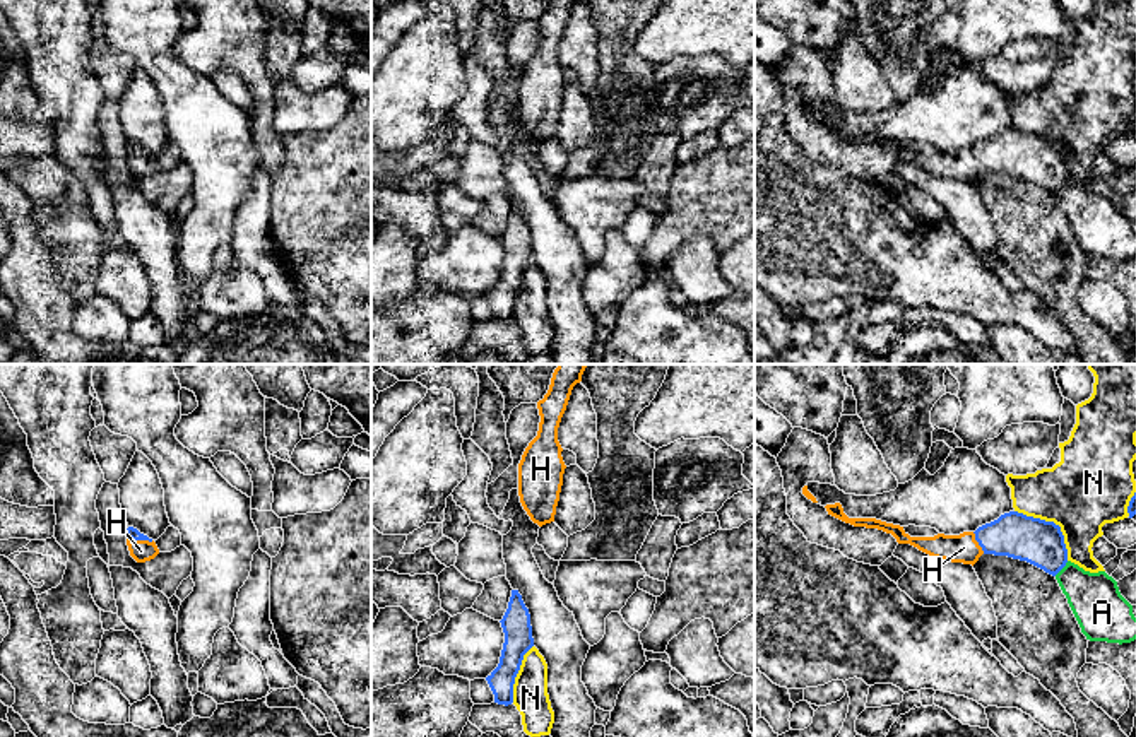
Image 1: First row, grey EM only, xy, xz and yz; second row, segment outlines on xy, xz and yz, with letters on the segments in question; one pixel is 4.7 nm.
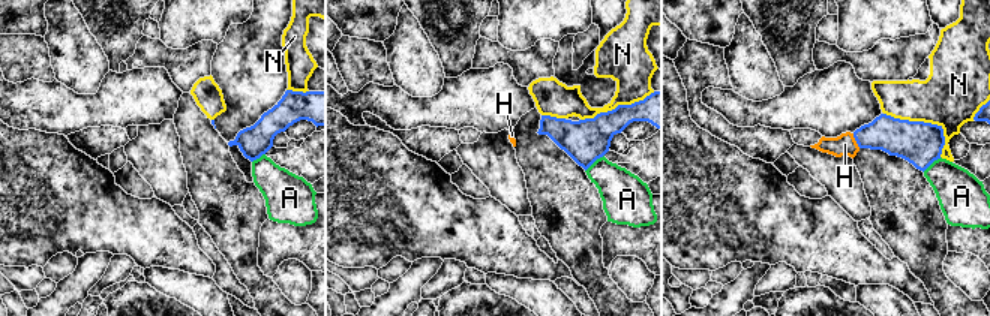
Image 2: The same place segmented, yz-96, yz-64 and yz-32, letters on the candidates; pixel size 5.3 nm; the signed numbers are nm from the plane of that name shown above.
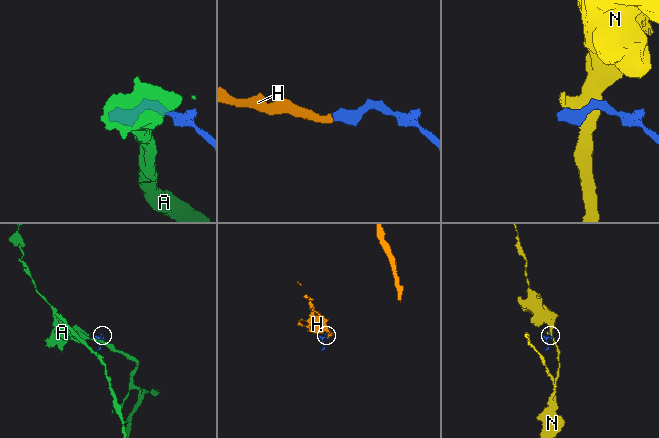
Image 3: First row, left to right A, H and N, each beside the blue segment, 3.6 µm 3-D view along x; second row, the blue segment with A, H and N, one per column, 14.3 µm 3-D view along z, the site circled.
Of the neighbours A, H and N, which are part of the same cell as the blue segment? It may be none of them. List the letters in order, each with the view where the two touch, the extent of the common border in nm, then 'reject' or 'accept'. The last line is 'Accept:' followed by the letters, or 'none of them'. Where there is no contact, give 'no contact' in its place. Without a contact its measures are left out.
A: contact in yz; length 100 nm; reject
H: contact in xy; length 130 nm; accept
N: contact in yz; length 340 nm; reject
Accept: H

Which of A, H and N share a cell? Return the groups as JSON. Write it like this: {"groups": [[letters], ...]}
{"groups": [["A"], ["H"], ["N"]]}

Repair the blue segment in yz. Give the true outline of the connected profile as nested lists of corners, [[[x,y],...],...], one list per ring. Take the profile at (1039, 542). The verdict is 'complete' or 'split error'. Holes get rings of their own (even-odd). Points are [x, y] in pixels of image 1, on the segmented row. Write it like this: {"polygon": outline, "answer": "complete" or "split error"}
{"polygon": [[[840,503],[825,506],[828,515],[854,527],[878,528],[891,534],[898,544],[951,563],[975,564],[982,554],[1008,556],[1027,561],[1056,576],[1068,563],[1061,527],[1054,522],[1027,516],[1018,511],[960,535],[910,537],[903,527],[876,518],[849,518]]], "answer": "split error"}

